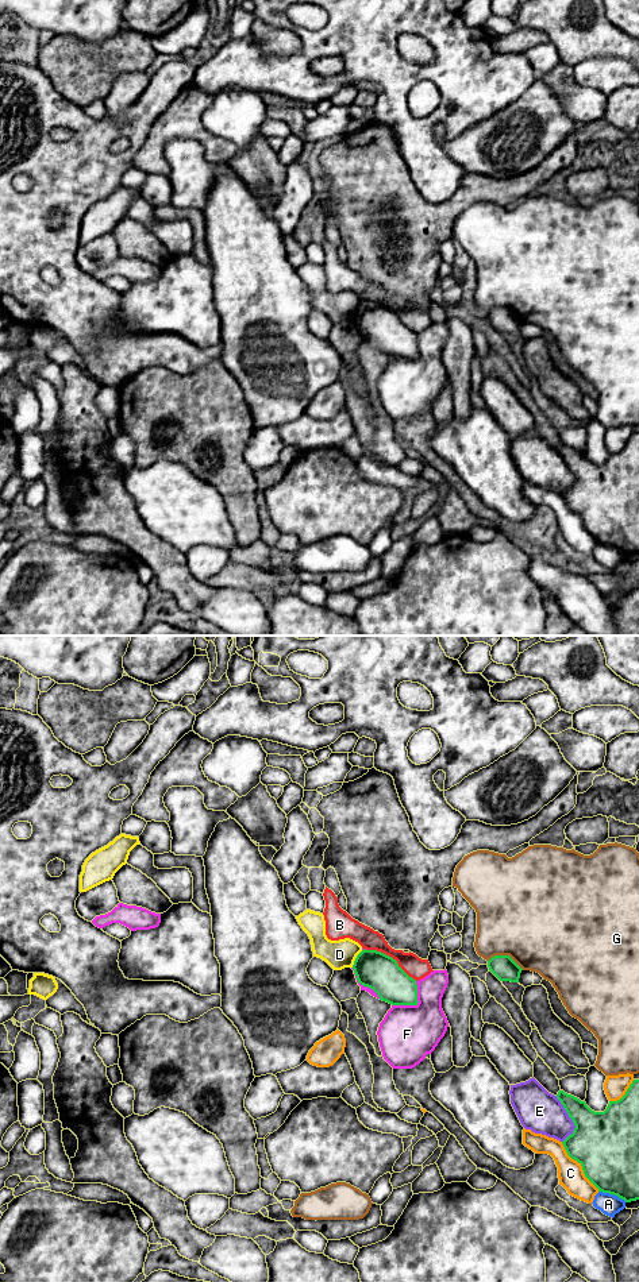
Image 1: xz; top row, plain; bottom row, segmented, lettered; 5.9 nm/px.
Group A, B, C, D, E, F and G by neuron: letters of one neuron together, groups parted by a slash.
A / B / C / D / E / F / G

